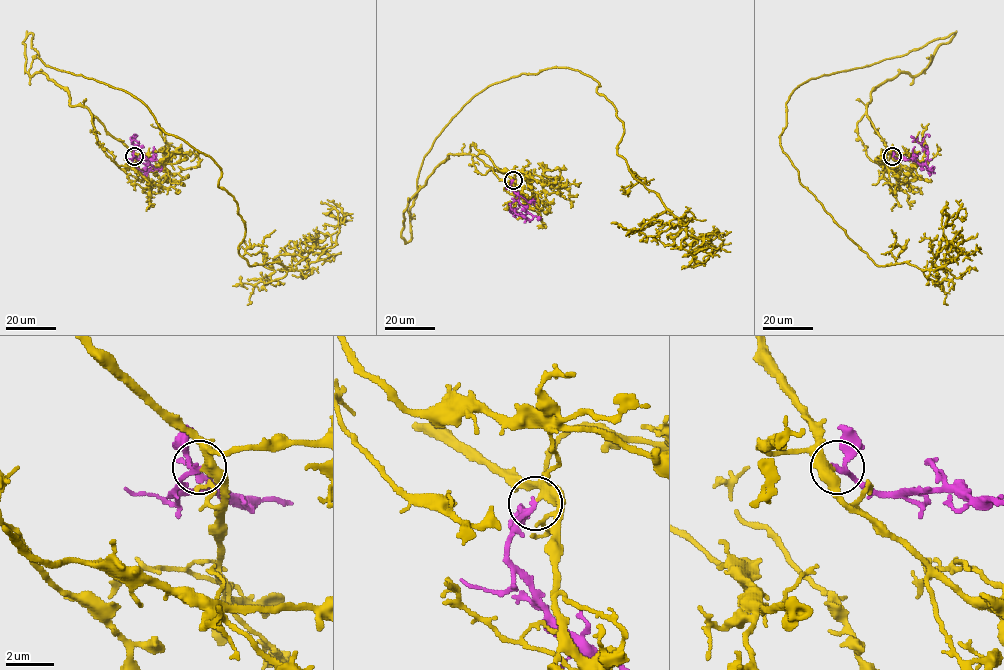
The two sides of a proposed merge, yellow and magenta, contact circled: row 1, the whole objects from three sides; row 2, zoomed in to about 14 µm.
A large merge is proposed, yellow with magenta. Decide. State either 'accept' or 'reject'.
accept

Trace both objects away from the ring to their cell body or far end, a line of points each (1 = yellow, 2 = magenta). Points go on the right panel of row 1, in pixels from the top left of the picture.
1: (892, 156), (870, 94), (919, 74), (954, 34), (810, 79), (780, 145), (877, 265), (944, 267), (960, 199)
2: (892, 156), (924, 163), (927, 152), (921, 144), (927, 134), (929, 137)

